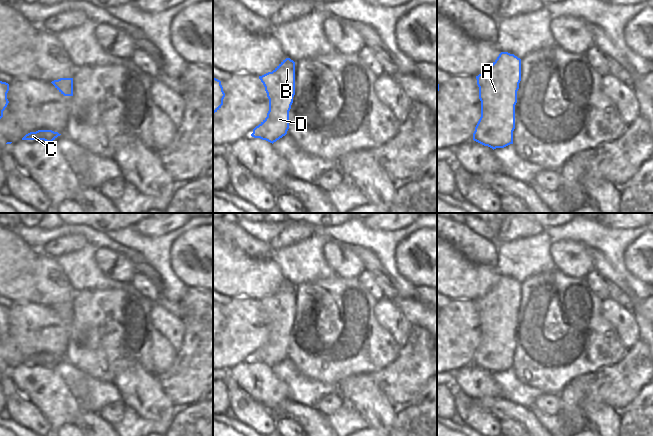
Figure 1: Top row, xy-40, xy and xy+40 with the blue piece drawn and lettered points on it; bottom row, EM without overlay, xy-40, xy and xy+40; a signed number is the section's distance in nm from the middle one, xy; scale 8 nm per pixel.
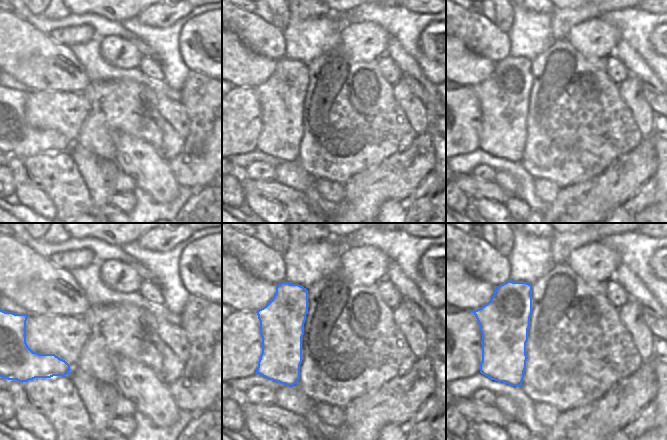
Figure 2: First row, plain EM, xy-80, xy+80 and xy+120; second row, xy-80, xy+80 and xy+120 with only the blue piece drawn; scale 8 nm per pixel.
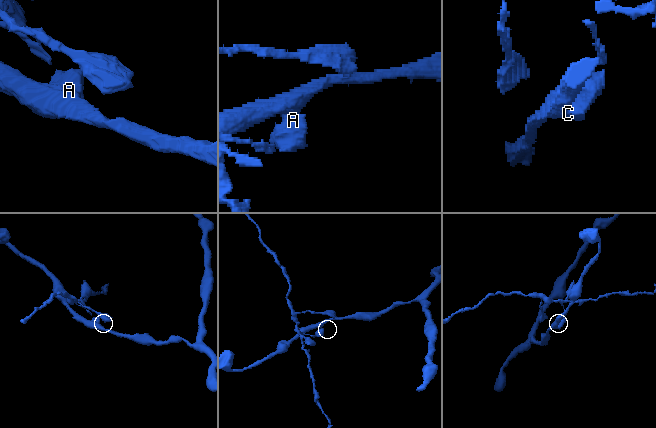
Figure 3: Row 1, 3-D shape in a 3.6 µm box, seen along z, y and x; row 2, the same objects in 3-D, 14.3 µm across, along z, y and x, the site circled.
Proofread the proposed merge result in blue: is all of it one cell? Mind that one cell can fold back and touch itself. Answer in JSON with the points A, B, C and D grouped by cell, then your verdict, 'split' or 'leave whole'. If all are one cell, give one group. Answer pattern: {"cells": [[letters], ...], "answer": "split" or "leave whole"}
{"cells": [["A", "B", "D"], ["C"]], "answer": "split"}

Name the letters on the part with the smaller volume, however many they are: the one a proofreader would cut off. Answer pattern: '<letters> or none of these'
A, B, D

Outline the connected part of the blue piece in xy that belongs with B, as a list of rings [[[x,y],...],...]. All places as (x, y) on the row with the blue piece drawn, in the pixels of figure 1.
[[[286,58],[272,72],[259,76],[259,79],[269,99],[269,111],[267,117],[253,129],[251,136],[273,144],[289,129],[289,111],[295,95],[295,62]]]

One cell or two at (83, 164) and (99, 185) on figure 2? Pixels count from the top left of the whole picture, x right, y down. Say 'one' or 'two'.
one

